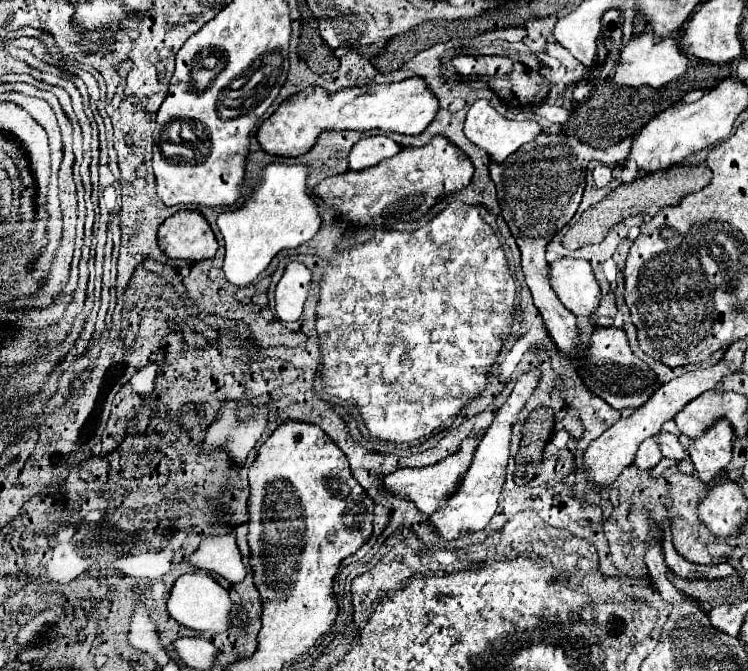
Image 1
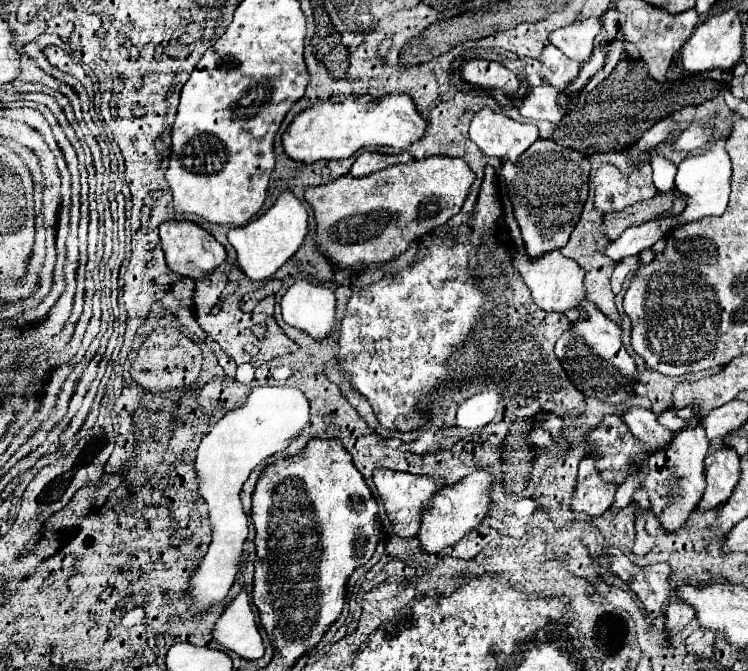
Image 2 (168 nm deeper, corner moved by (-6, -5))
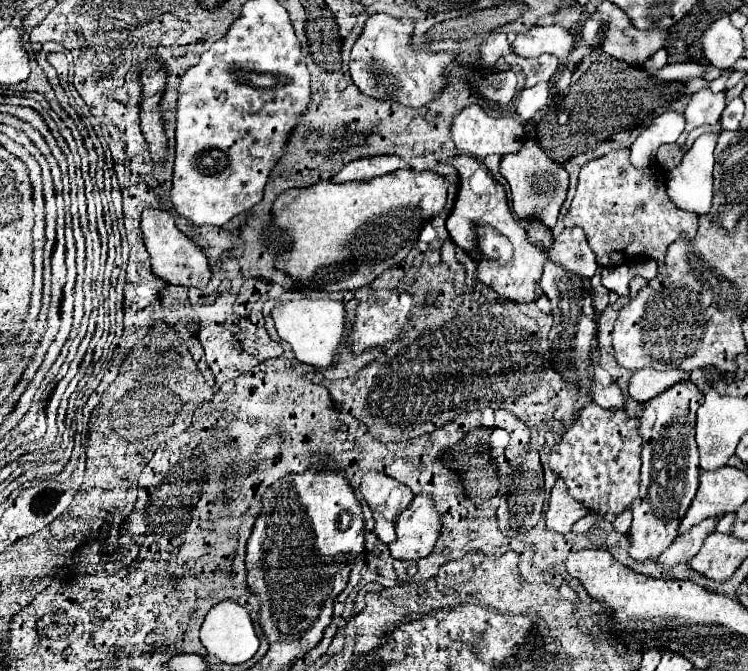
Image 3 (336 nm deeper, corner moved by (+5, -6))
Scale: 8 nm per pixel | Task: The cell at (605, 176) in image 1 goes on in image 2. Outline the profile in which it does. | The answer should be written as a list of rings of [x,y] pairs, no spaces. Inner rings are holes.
[[[643,162],[643,166],[635,166],[629,176],[625,176],[613,164],[601,164],[593,176],[595,200],[593,208],[607,216],[609,212],[623,210],[641,200],[649,200],[657,194],[655,184],[651,180],[651,166]]]

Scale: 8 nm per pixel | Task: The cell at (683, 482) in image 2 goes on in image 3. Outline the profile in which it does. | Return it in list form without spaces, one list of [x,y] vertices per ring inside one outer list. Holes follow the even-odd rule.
[[[682,381],[644,403],[638,425],[642,437],[640,493],[632,503],[634,521],[630,527],[630,557],[636,561],[656,559],[670,547],[672,539],[678,535],[680,521],[696,495],[700,465],[692,423],[696,423],[700,399],[704,399],[702,391],[696,389],[692,381]]]

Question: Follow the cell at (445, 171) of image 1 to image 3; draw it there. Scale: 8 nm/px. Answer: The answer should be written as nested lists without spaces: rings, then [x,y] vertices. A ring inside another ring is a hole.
[[[398,169],[394,173],[370,181],[320,181],[310,187],[288,189],[272,207],[274,227],[280,227],[292,239],[288,253],[276,259],[276,267],[286,271],[298,281],[298,289],[324,289],[324,291],[352,291],[372,283],[388,267],[400,265],[418,243],[422,227],[438,217],[446,205],[448,179],[434,171]]]

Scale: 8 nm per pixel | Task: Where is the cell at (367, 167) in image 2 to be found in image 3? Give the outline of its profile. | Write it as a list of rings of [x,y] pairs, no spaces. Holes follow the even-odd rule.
[[[378,155],[378,157],[362,157],[354,159],[342,167],[342,171],[332,179],[334,183],[346,181],[368,181],[386,173],[400,169],[400,157],[396,155]]]

